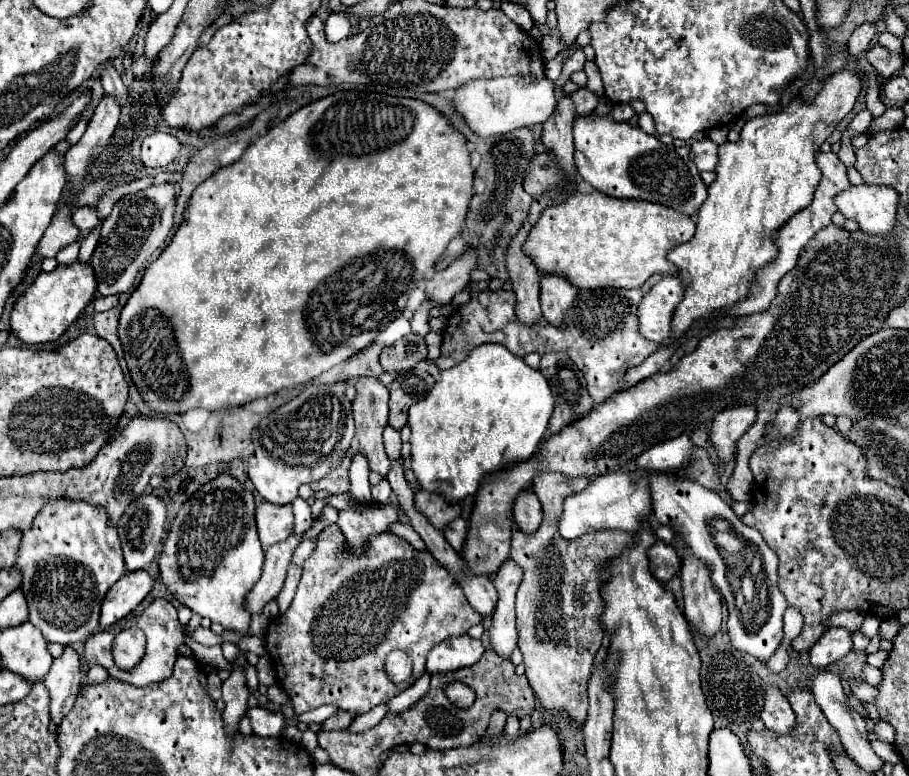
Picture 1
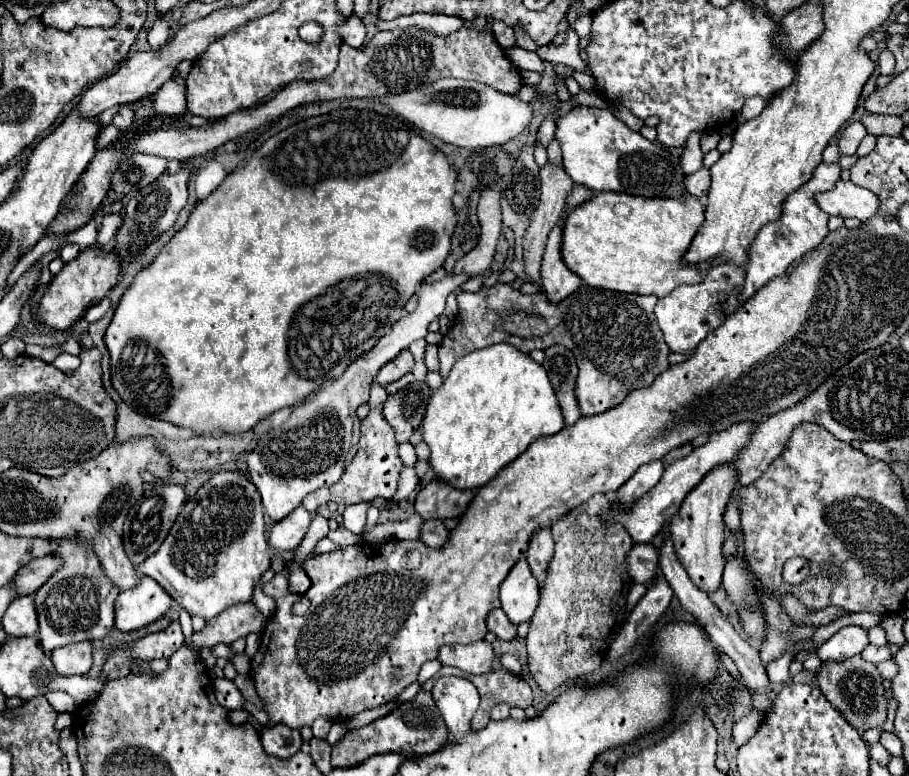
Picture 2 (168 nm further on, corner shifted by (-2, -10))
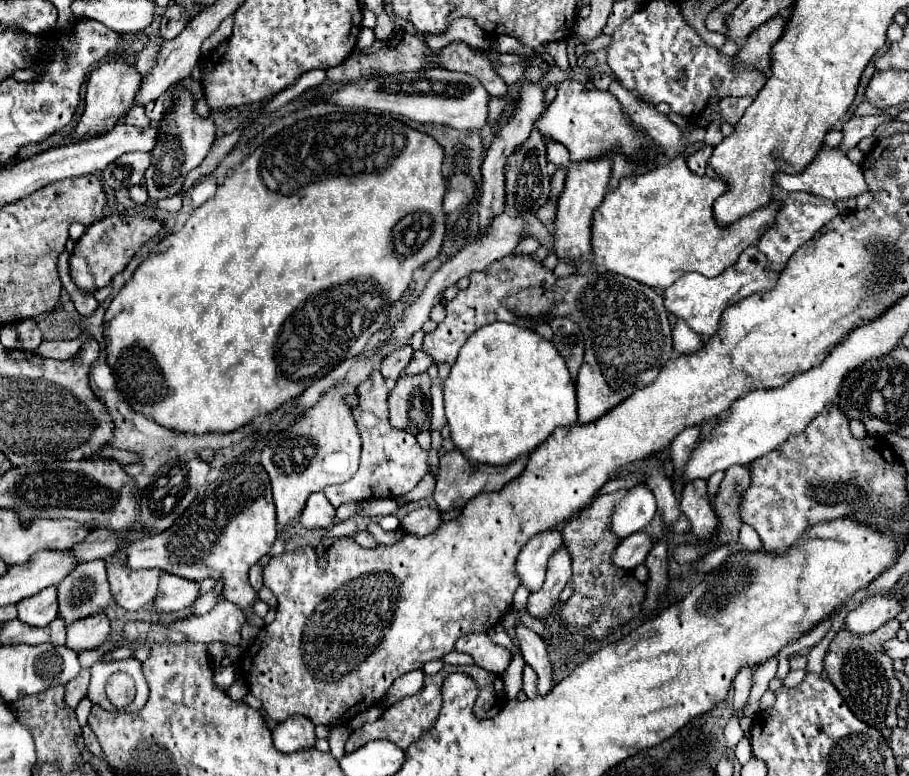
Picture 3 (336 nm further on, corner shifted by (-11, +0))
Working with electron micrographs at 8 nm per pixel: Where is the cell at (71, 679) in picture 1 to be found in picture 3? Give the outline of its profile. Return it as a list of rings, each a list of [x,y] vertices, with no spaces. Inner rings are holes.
[[[99,612],[91,618],[81,618],[79,622],[67,626],[67,646],[75,652],[89,650],[93,646],[99,646],[99,642],[105,642],[107,634],[109,618],[105,612]]]

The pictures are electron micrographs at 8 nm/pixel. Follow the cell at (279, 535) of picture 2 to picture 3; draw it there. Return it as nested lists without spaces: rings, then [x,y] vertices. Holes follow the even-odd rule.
[[[323,492],[311,494],[301,514],[301,522],[305,528],[329,528],[335,524],[335,506],[331,506]]]

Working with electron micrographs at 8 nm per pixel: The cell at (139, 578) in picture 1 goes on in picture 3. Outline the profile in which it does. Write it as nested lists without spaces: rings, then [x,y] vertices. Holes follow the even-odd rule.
[[[163,574],[159,580],[159,594],[153,602],[159,612],[175,612],[193,606],[199,598],[199,582],[179,578],[173,574]]]

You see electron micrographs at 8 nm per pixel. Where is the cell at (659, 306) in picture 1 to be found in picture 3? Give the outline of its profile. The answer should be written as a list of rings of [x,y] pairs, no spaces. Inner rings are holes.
[[[751,246],[751,248],[743,250],[743,254],[741,254],[739,262],[735,264],[735,268],[727,268],[719,276],[707,278],[707,276],[697,274],[697,272],[683,274],[675,284],[671,284],[665,290],[663,300],[665,300],[665,308],[671,314],[683,318],[699,336],[709,338],[717,332],[721,314],[729,306],[737,304],[739,300],[743,300],[751,294],[771,290],[777,284],[777,278],[779,278],[779,274],[775,274],[775,270],[767,270],[767,258],[763,258],[761,250],[757,246]]]

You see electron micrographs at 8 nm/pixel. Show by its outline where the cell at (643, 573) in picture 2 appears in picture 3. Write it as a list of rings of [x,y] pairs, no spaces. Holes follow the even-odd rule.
[[[635,532],[619,542],[619,548],[613,550],[613,564],[617,568],[633,570],[635,566],[643,564],[649,550],[653,546],[653,540],[645,532]]]

